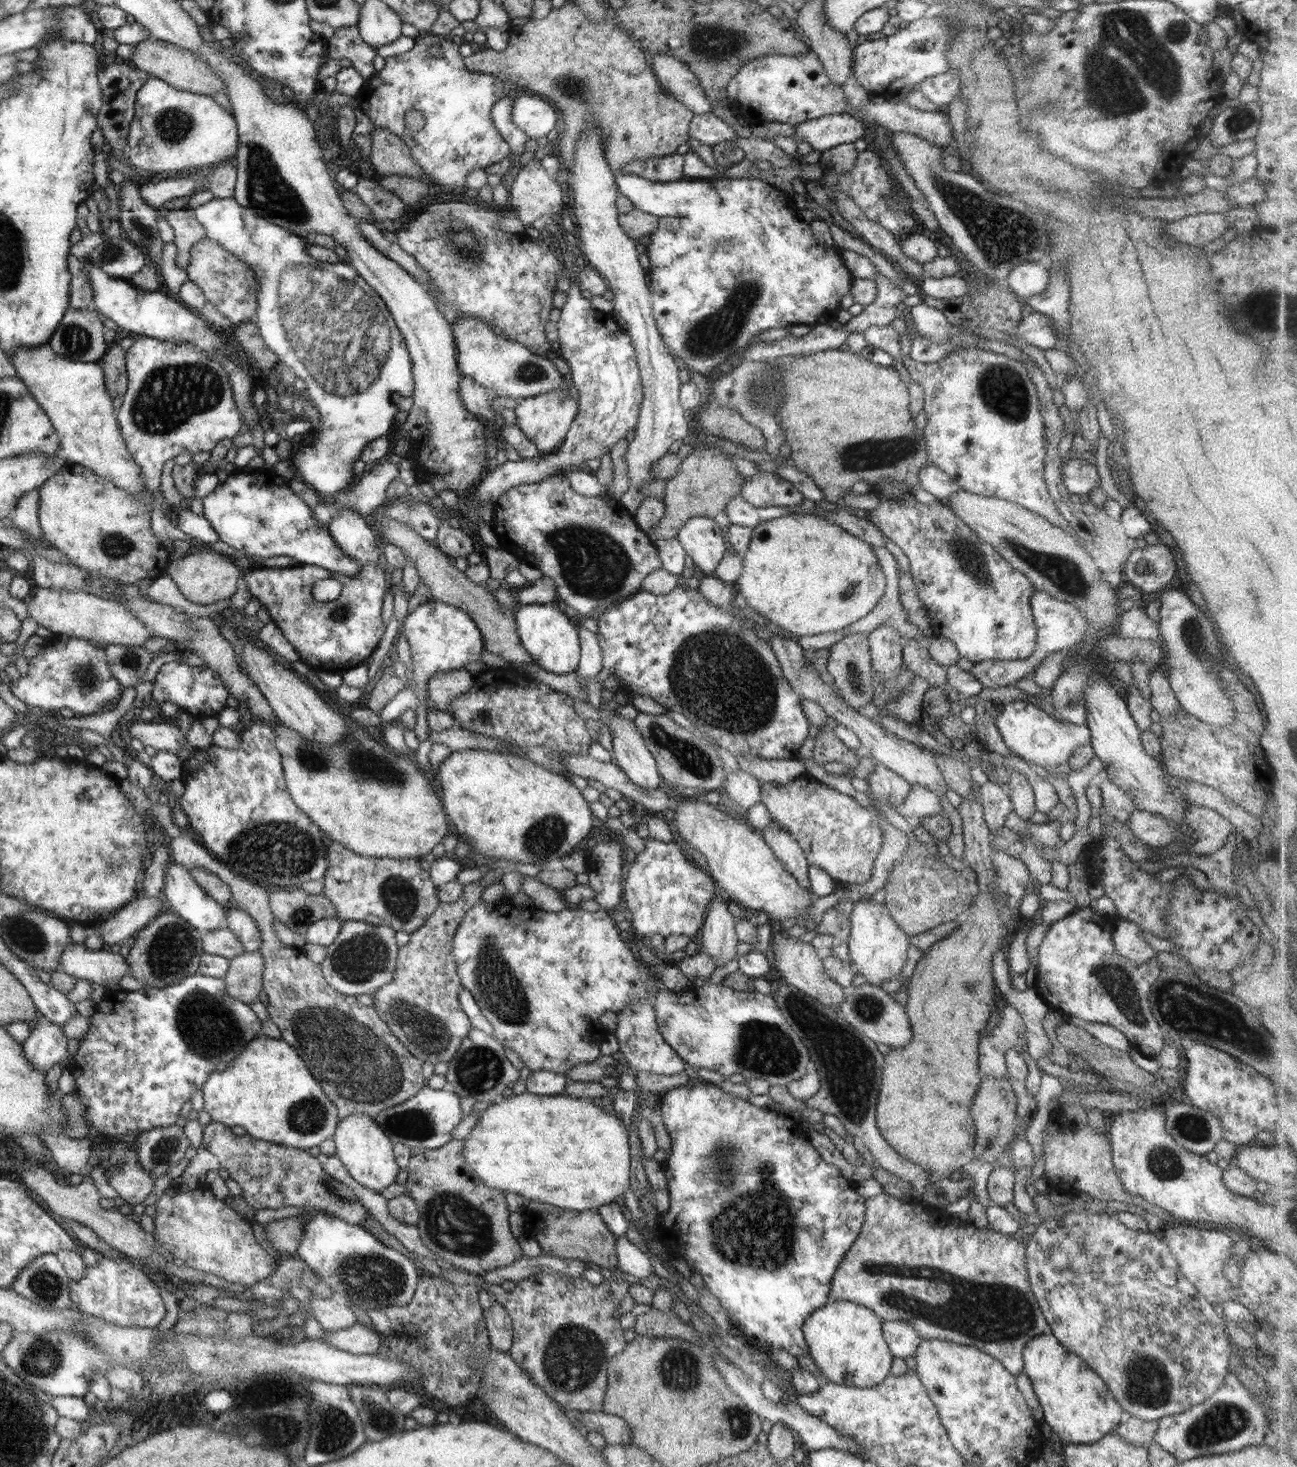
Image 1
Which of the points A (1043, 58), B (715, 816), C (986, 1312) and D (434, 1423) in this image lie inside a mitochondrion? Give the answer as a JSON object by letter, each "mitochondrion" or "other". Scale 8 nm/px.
{"A":"mitochondrion","B":"other","C":"mitochondrion","D":"other"}

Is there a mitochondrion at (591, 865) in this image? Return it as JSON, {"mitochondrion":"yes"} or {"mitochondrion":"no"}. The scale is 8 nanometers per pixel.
{"mitochondrion":"no"}

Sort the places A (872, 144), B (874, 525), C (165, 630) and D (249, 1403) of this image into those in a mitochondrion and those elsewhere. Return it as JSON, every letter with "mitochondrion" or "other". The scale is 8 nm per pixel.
{"A":"other","B":"other","C":"other","D":"other"}

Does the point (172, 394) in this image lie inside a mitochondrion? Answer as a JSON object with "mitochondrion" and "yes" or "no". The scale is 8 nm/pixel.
{"mitochondrion":"yes"}

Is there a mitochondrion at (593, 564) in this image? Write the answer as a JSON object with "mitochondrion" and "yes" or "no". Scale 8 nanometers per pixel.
{"mitochondrion":"yes"}

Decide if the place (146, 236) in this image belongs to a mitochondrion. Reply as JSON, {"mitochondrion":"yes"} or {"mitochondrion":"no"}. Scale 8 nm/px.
{"mitochondrion":"yes"}

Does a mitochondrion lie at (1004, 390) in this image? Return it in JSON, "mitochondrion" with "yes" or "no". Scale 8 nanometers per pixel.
{"mitochondrion":"yes"}

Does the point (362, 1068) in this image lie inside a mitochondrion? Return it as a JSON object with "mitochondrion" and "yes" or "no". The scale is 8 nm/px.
{"mitochondrion":"yes"}

